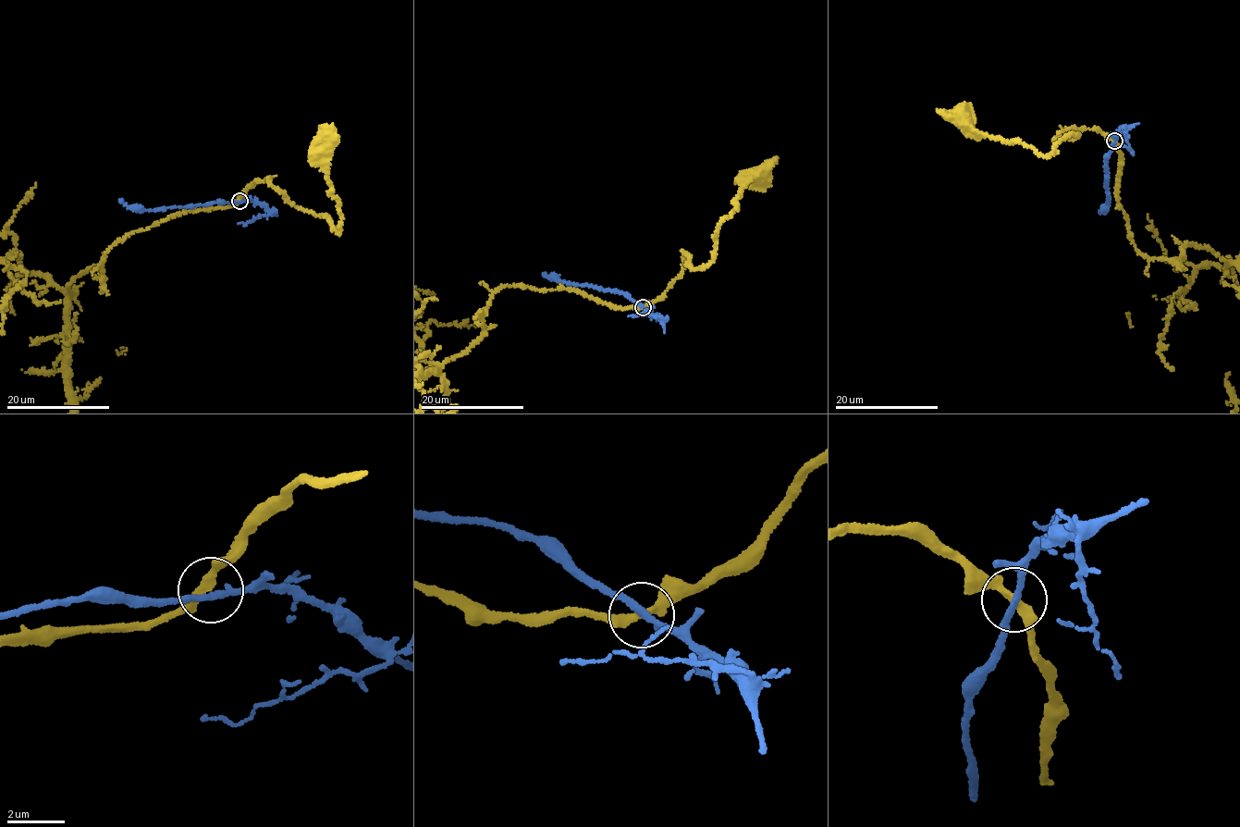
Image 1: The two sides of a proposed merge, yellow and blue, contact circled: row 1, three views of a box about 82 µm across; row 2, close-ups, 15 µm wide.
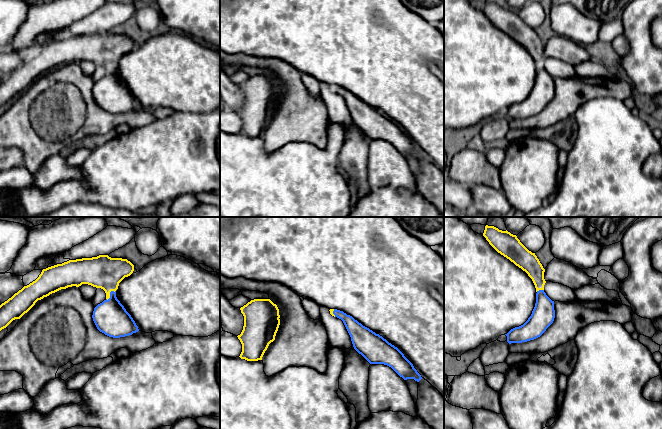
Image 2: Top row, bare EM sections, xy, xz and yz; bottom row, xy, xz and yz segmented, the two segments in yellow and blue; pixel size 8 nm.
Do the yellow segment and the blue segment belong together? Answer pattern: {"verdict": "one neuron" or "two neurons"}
{"verdict": "two neurons"}

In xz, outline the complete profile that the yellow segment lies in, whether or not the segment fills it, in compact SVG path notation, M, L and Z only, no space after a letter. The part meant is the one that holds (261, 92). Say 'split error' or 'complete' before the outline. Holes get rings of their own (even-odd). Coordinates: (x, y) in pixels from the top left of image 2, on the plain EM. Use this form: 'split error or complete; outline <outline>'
complete; outline M254 75L240 84L244 102L238 115L242 120L241 135L262 136L269 120L275 116L280 101L279 85L270 75Z

